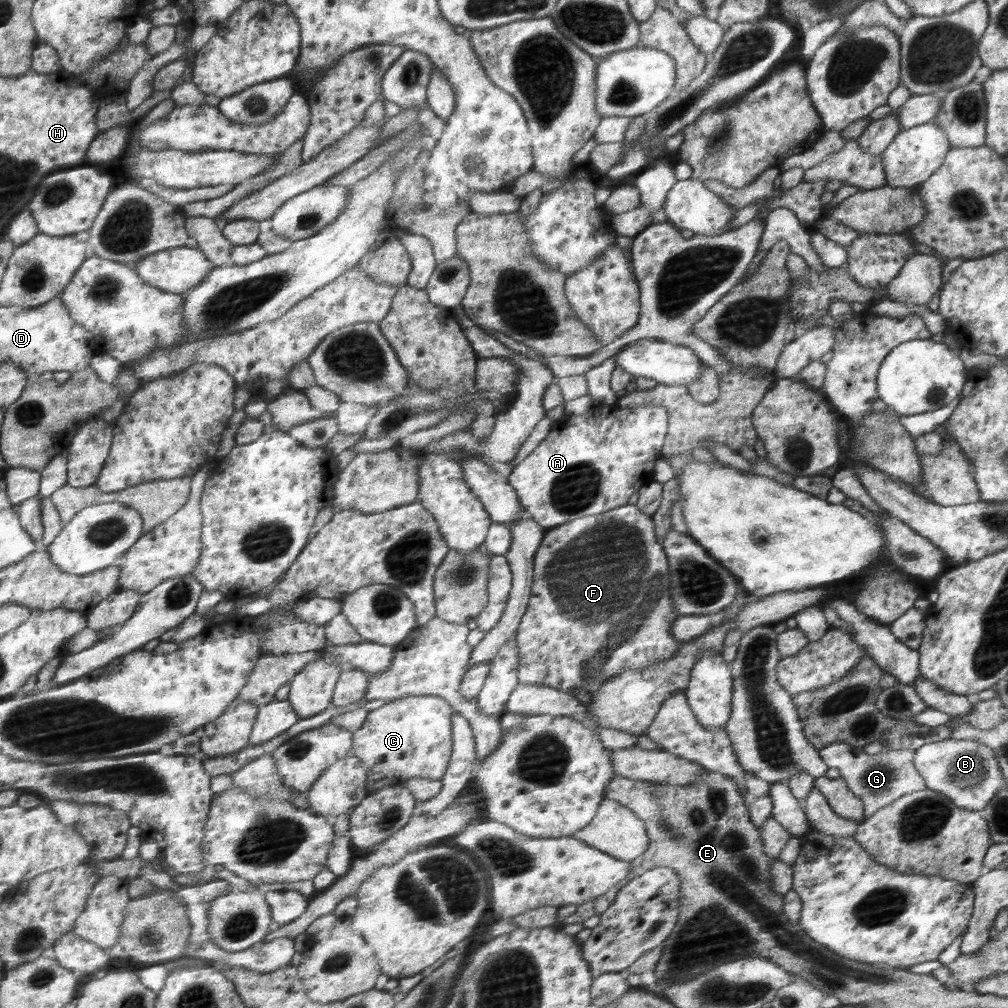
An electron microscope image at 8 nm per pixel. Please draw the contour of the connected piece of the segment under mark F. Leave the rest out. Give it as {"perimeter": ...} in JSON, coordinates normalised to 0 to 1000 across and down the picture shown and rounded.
{"perimeter":[[[629,499],[603,506],[603,508],[597,510],[572,514],[562,518],[561,521],[542,526],[540,534],[538,534],[538,538],[530,551],[526,593],[523,597],[522,607],[518,610],[510,629],[514,643],[513,673],[518,679],[544,680],[565,688],[570,683],[587,687],[597,683],[597,678],[601,674],[617,668],[619,664],[639,664],[643,660],[653,658],[653,656],[665,654],[676,645],[678,637],[668,631],[669,616],[676,610],[673,608],[673,603],[668,595],[663,552],[658,540],[651,536],[646,511],[631,503]]]}

